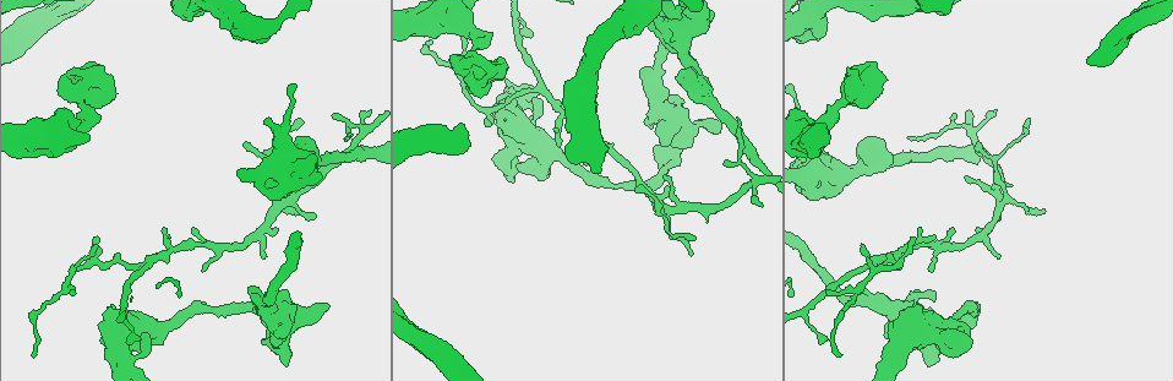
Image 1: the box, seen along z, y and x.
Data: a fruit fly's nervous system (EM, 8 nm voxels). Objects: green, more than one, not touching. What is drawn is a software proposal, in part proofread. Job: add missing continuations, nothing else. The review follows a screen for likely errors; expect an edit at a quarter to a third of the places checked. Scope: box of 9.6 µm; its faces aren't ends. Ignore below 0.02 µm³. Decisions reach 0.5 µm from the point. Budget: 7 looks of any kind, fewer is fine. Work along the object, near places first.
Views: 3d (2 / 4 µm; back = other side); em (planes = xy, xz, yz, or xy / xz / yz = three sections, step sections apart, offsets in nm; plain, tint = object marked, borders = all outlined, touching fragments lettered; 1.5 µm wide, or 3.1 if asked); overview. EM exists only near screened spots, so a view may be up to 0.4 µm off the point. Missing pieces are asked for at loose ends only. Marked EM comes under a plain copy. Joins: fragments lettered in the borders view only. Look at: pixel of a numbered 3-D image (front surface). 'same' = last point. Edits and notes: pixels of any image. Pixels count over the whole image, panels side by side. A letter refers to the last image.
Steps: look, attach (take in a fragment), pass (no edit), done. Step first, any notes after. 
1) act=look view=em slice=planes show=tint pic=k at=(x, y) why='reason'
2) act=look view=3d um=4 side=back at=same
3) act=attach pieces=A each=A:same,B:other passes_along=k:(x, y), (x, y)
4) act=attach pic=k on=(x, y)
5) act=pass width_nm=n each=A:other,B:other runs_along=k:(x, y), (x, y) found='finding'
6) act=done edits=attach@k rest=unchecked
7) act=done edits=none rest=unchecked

act=look view=em slice=planes show=borders pic=1 at=(979, 145) why='free end'

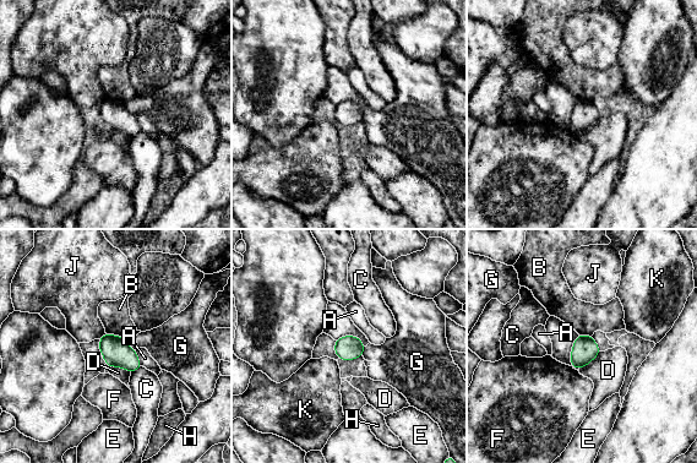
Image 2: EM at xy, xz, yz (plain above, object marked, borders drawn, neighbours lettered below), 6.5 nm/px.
act=pass width_nm=160 each=A:other,B:other,C:other,D:other,E:other,F:other,G:other,H:other,J:other,K:other border=2:(105, 332), (124, 338) found='no lettered fragment goes on from it'

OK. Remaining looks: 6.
act=look view=3d um=4 pic=1 at=(1044, 210) why='thin end'

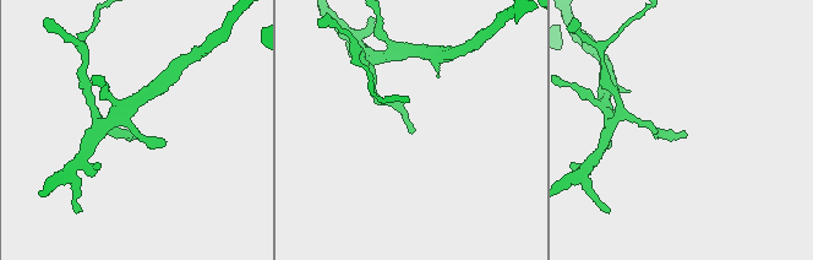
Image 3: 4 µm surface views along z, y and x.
act=look view=em slice=xy step=8 show=tint pic=3 at=(413, 133) why='now the EM'

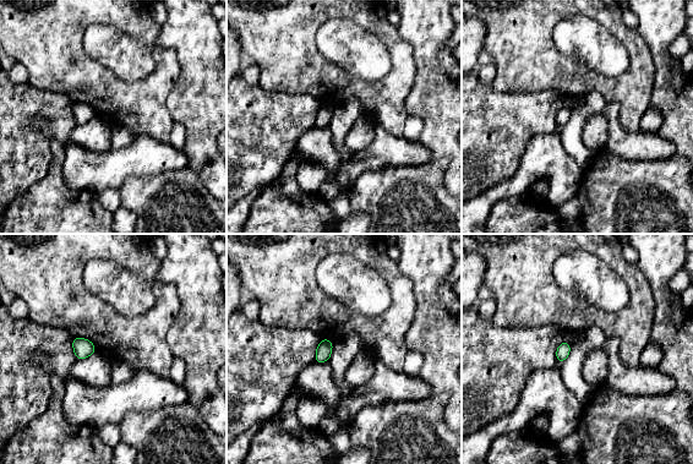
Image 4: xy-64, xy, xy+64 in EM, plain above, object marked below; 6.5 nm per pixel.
act=look view=em slice=planes show=borders at=same

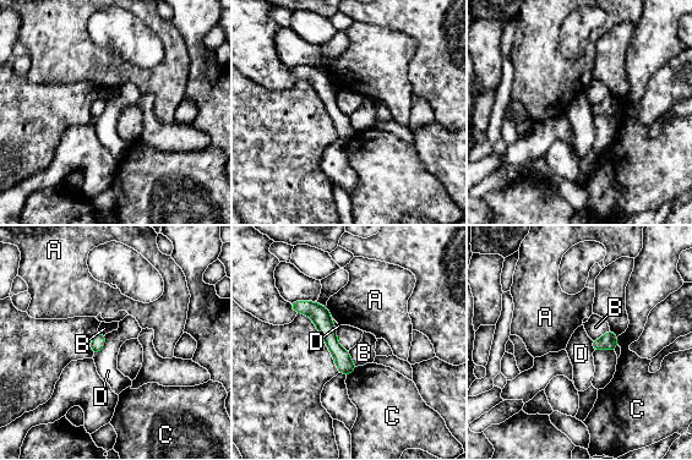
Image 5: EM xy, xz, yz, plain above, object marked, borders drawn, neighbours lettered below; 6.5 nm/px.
act=pass each=A:other,B:other,C:other,D:other border=5:(358, 366), (347, 376) found='no lettered fragment goes on from it'

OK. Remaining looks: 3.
act=look view=3d um=4 pic=1 at=(95, 246)

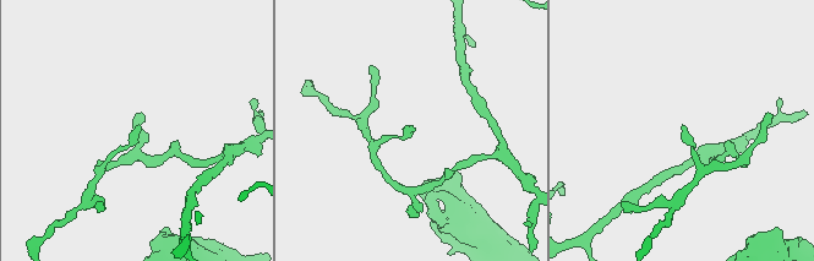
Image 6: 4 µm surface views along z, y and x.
act=look view=em slice=xy step=8 show=borders pic=6 at=(413, 132) why='need the tissue'

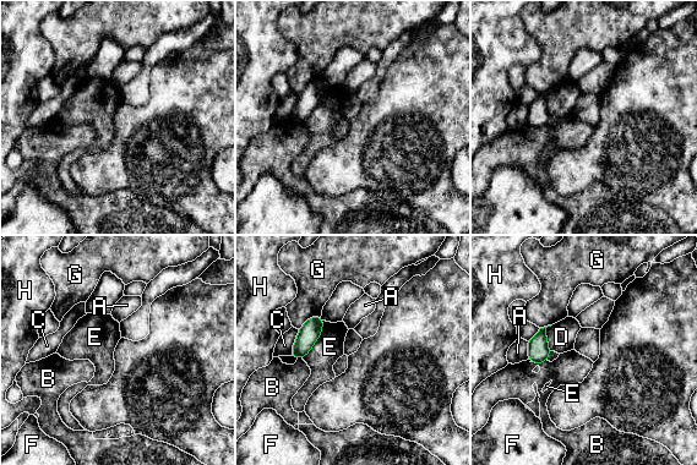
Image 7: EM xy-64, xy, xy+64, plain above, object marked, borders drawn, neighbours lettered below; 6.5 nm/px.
act=look view=em slice=planes show=borders at=same

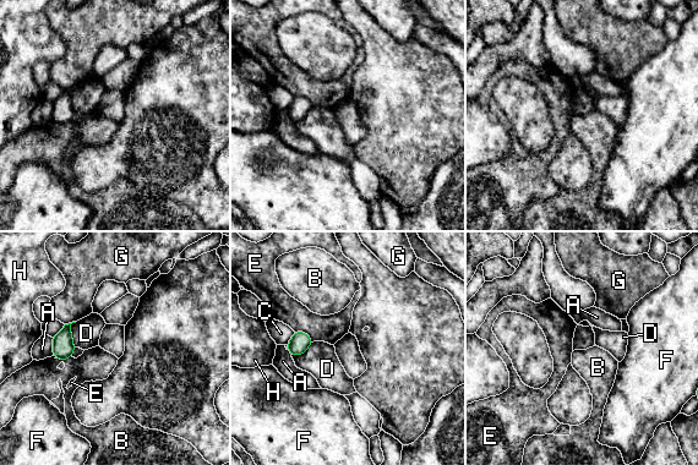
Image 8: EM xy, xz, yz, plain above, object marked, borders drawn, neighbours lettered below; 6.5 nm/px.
act=pass width_nm=130 each=A:other,B:other,C:other,D:other,E:other,F:other,G:other,H:other border=8:(294, 331), (301, 331), (312, 342) found='none of them fits'

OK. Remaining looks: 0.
act=done edits=none rest=unchecked

